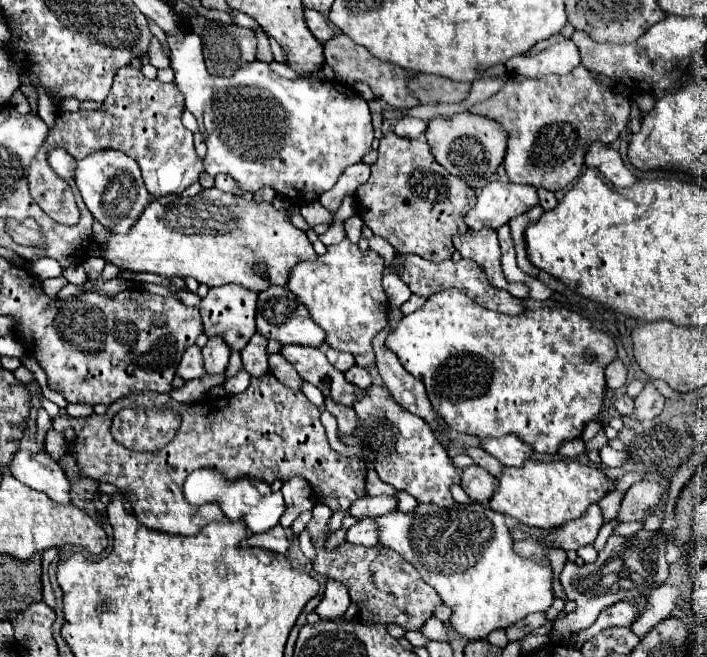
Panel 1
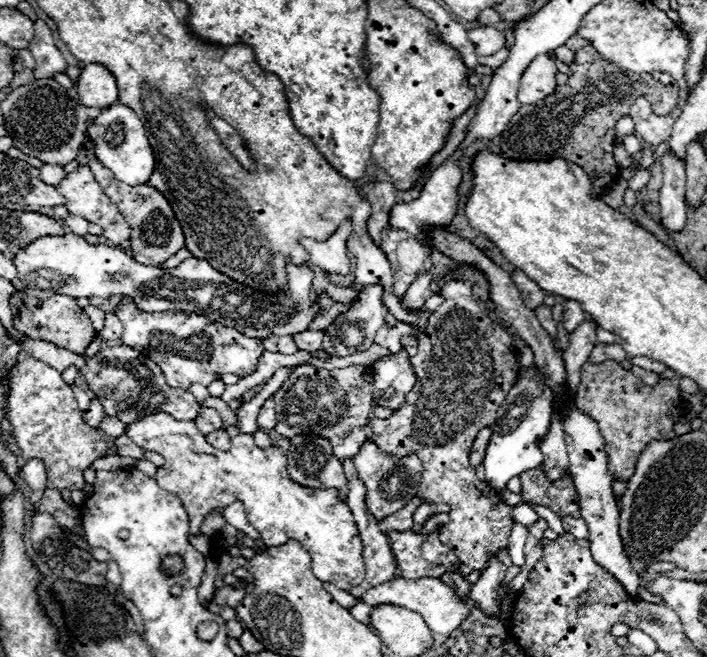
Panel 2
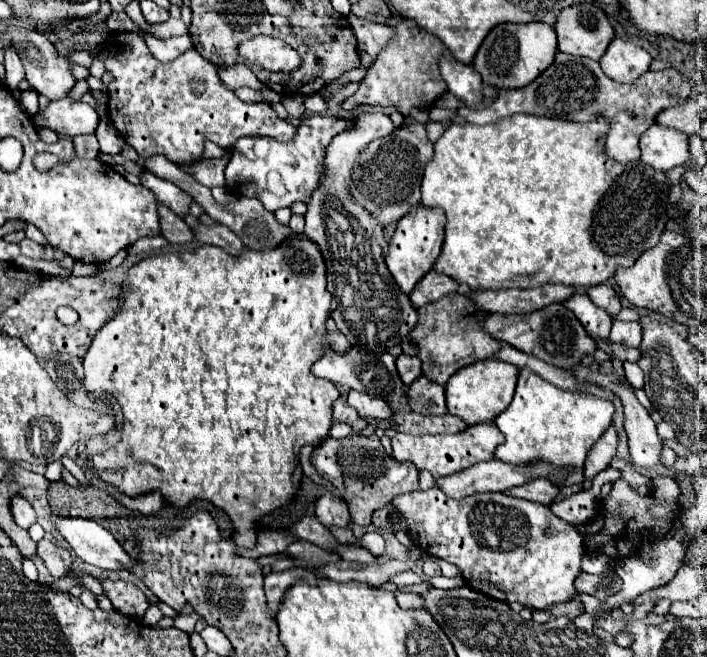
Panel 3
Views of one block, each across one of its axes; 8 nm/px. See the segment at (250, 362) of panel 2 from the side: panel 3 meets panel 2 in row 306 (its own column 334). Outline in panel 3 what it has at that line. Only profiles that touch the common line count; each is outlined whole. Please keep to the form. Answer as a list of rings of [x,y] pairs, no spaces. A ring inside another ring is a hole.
[[[304,114],[298,136],[292,144],[280,144],[270,138],[250,136],[236,142],[232,160],[226,166],[226,184],[230,194],[258,198],[266,210],[288,208],[294,202],[308,202],[312,190],[324,178],[324,156],[332,138],[344,130],[352,130],[354,124],[340,116],[330,114]]]

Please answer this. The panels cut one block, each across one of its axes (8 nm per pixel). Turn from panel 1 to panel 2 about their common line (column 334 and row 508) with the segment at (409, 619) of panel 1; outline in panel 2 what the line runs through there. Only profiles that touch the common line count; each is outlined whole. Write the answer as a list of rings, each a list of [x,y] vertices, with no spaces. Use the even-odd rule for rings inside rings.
[[[542,466],[536,470],[526,470],[520,474],[522,480],[522,500],[526,504],[542,504],[554,510],[558,516],[580,518],[578,490],[568,474],[562,474],[558,480],[550,482]]]

